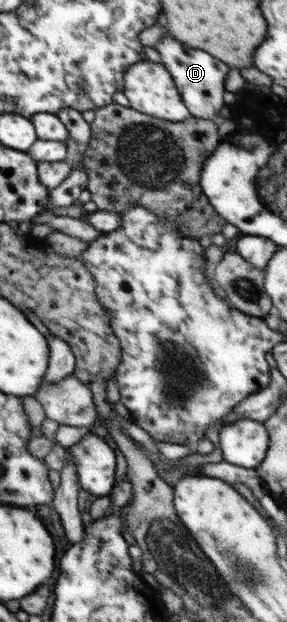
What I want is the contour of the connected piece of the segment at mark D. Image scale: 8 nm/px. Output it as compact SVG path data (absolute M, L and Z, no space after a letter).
M167 34L159 40L159 43L154 48L161 55L163 66L167 69L167 72L171 73L182 101L192 114L192 117L218 124L220 120L219 112L224 105L223 94L226 91L223 80L225 80L225 76L229 72L229 66L223 64L217 58L211 58L207 52L193 50L193 48L187 48L187 46L175 42Z

